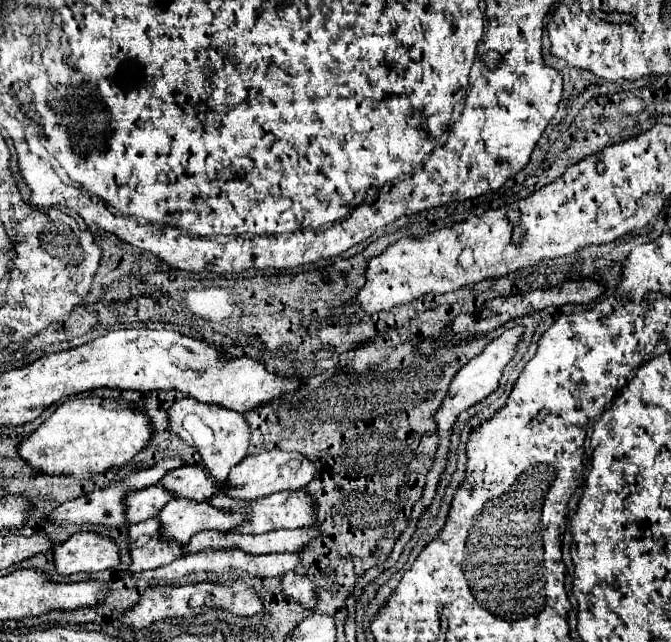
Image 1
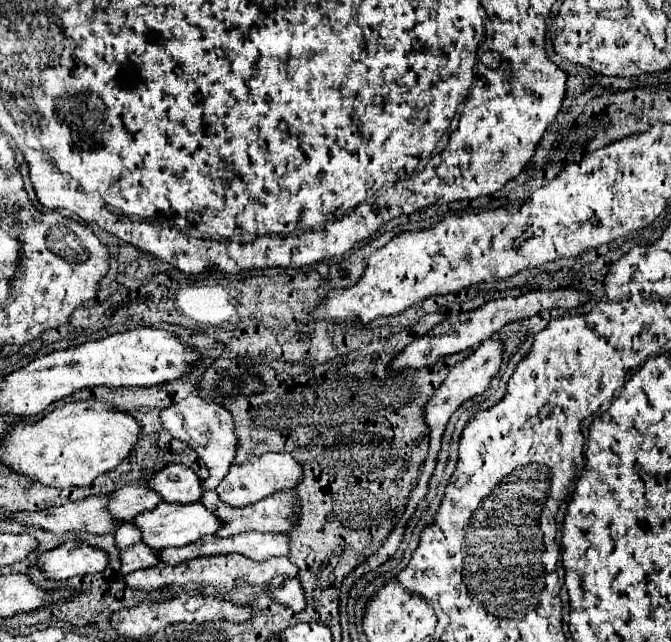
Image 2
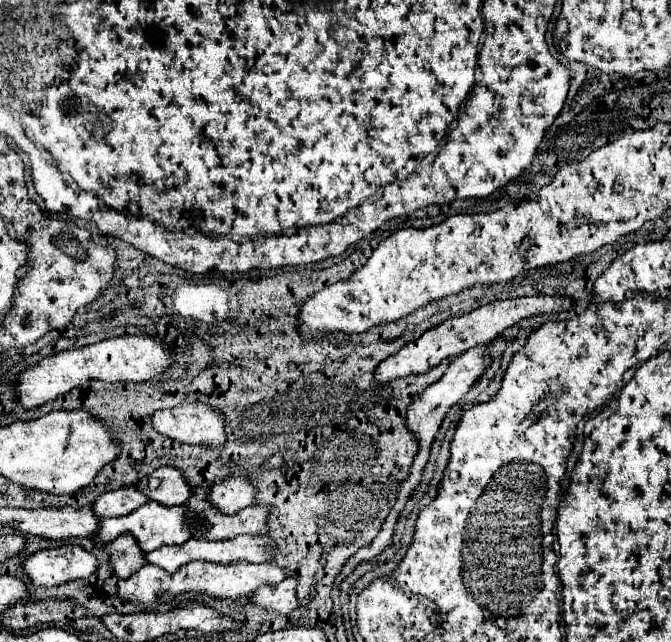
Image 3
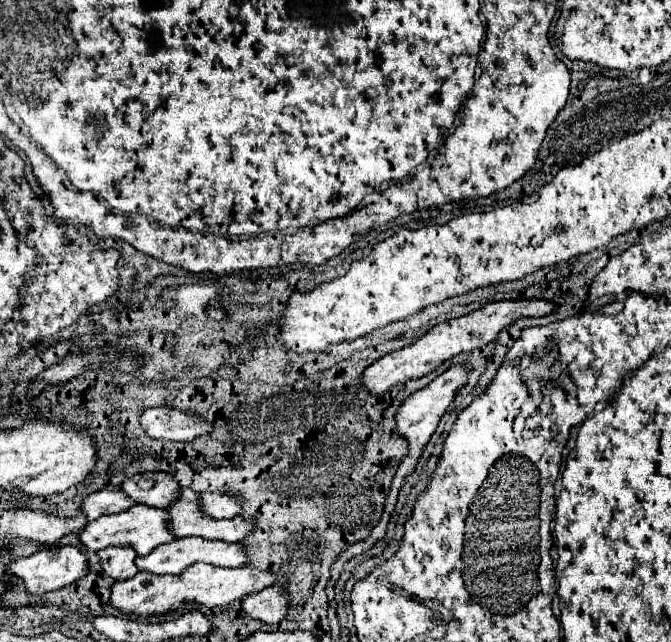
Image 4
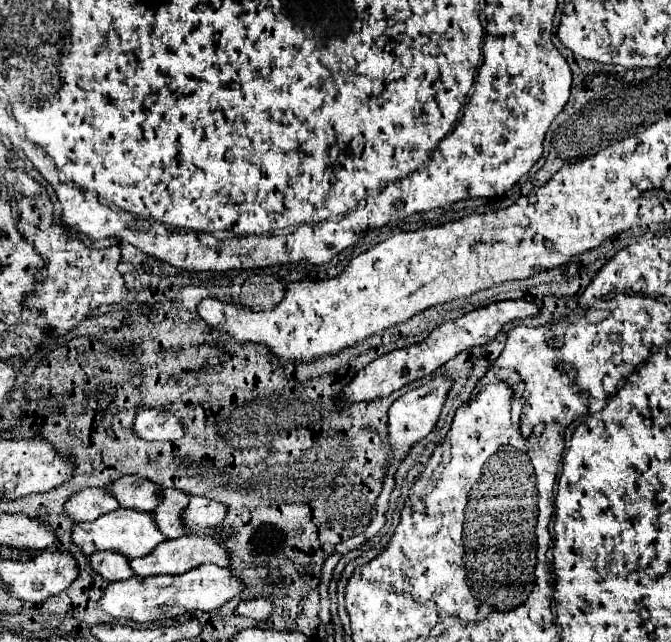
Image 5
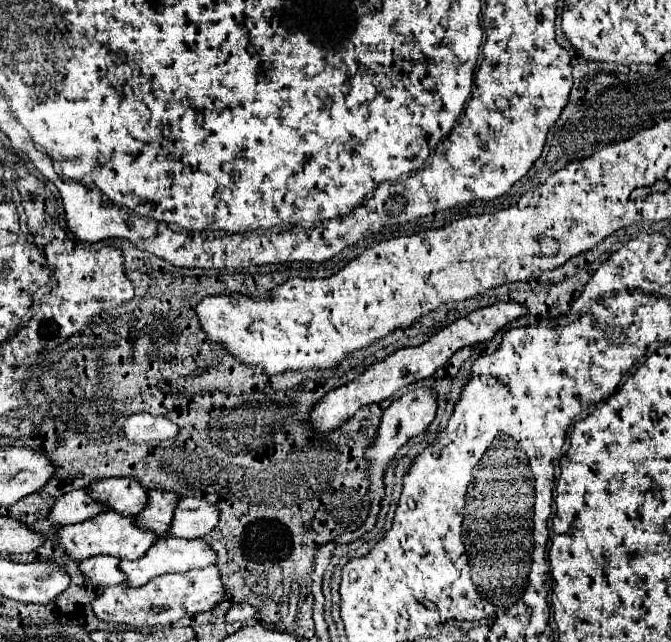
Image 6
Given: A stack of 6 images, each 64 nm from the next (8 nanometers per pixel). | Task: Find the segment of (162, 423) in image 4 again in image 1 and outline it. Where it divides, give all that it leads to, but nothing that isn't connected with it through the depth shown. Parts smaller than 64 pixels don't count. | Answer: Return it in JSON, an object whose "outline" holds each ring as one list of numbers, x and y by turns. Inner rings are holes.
{"outline":[[186,396,168,410,168,422,170,428,202,456,206,472,214,480,226,480,230,468,244,460,244,456,248,454,250,428,238,412,220,408,218,404,204,404,192,400,192,396]]}

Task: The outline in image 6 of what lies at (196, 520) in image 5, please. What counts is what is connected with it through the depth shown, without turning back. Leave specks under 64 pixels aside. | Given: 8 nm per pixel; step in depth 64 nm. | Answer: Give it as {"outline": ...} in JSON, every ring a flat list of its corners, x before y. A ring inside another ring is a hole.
{"outline":[[182,498,174,510,166,536,158,536,158,538,196,540,210,534,216,524,218,524,216,506,200,498]]}

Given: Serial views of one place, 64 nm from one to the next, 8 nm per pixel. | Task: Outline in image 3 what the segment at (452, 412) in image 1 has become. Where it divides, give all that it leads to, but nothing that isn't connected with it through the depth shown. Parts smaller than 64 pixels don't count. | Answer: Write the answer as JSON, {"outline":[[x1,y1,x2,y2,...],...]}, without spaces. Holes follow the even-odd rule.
{"outline":[[474,348,474,350,464,352,462,356,458,356,458,358,448,366,448,370,444,372,444,376,442,376,438,382,434,382,432,386,428,386,428,388,408,406,408,410,406,410,406,430,416,438,416,442,418,442,418,454,414,456,414,462,412,462,412,466,410,466,410,470,408,470,408,478,406,478,404,482,400,482,400,484,402,484,400,488,402,488,402,500,404,500,404,502,406,502,408,494,410,494,410,490,412,490,414,486,418,486,418,482,420,482,420,478,422,478,422,468,424,468,424,464,426,464,426,460,428,460,432,440,434,440,434,436,436,436,436,432,438,432,438,428,440,428,440,424,442,424,446,412,450,410,450,406,454,406,454,404,470,390,470,386,478,380,478,376,482,374,482,370,484,370,486,364,488,364,486,348]]}

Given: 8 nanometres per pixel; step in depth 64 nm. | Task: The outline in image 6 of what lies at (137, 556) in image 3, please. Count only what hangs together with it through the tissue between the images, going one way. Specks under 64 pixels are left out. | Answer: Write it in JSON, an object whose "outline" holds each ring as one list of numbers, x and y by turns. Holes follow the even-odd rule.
{"outline":[[94,556,94,558,80,562,80,572,96,586,102,586,102,588,116,586,124,582,124,576,120,576,118,562,120,560,112,556]]}

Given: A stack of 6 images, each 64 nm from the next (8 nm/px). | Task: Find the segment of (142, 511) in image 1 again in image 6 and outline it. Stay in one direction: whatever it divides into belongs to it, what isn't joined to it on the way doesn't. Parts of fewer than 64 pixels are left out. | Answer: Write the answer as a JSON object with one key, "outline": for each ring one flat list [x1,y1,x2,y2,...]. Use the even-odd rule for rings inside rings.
{"outline":[[72,490,60,496,52,504,48,512,48,520,52,524,76,524,80,520,88,520,100,514,100,510,106,510,106,508,100,508,92,498,86,496,84,490]]}

